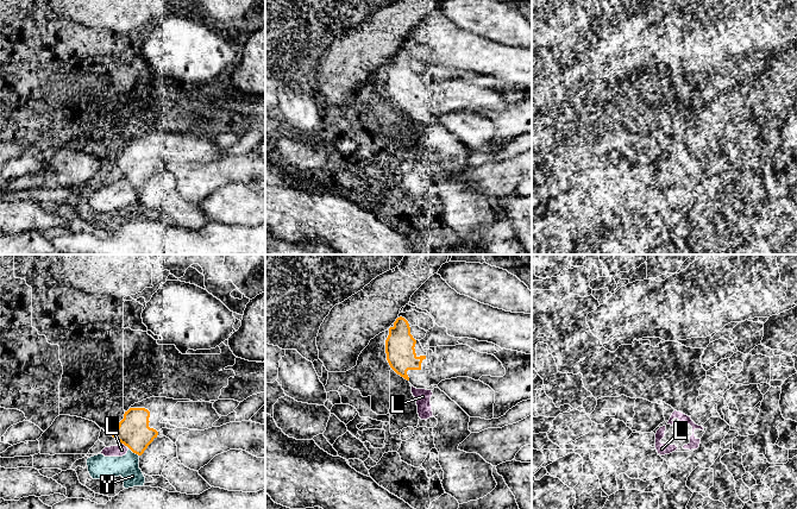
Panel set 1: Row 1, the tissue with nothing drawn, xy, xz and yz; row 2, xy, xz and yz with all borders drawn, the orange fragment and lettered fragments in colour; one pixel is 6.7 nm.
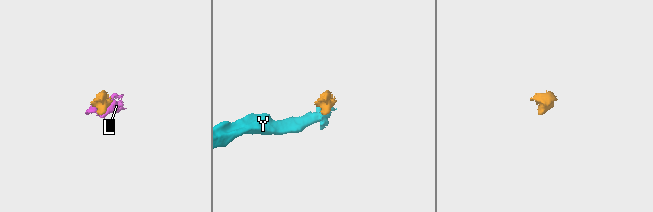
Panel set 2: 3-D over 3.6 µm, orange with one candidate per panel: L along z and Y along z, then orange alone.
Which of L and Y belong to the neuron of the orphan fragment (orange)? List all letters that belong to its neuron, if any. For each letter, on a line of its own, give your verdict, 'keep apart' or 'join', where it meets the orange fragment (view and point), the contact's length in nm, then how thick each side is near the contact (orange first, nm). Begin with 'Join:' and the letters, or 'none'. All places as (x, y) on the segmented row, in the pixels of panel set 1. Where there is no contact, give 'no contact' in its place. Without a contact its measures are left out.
Join: none
L: keep apart; contact xy (124, 444); length 40 nm; calibres 220 and 80 nm
Y: keep apart; contact xy (132, 451); length 120 nm; calibres 220 and 160 nm

